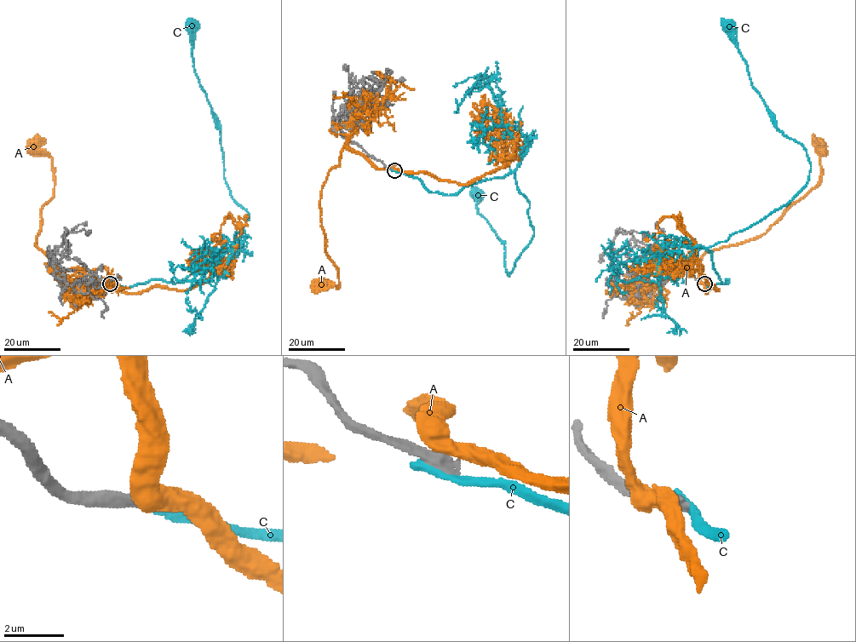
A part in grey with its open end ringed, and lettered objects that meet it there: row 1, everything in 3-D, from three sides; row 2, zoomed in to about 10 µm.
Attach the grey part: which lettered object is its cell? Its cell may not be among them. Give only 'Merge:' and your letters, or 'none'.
Merge: none

